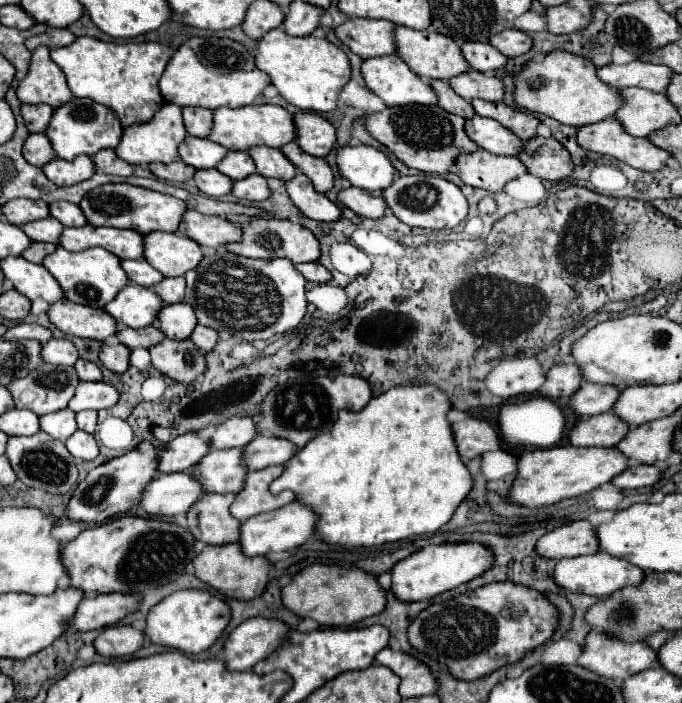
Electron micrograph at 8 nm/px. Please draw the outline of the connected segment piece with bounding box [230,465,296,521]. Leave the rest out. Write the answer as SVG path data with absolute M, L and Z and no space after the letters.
M272 465L260 471L250 471L246 479L246 487L238 493L236 501L230 507L230 513L236 519L246 521L254 515L274 511L292 503L296 499L296 493L292 491L282 491L278 495L270 493L270 483L276 477L280 477L282 471L284 471L284 465Z

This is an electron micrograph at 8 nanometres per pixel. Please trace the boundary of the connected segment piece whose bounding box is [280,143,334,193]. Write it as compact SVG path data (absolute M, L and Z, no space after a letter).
M288 143L280 151L284 153L284 157L288 157L288 161L292 165L296 165L298 171L302 171L312 181L312 185L318 193L326 193L328 189L332 189L334 175L324 159L308 157L306 153L300 153L300 149L296 149L296 143Z

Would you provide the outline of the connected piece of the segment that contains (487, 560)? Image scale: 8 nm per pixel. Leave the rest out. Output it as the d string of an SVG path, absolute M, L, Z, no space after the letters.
M446 543L446 545L426 545L424 549L402 559L392 569L392 591L400 601L422 601L432 599L444 591L450 591L462 583L480 577L488 567L492 567L494 555L482 543Z

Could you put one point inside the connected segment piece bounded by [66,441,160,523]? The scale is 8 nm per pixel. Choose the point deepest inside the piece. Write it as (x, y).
(109, 490)

